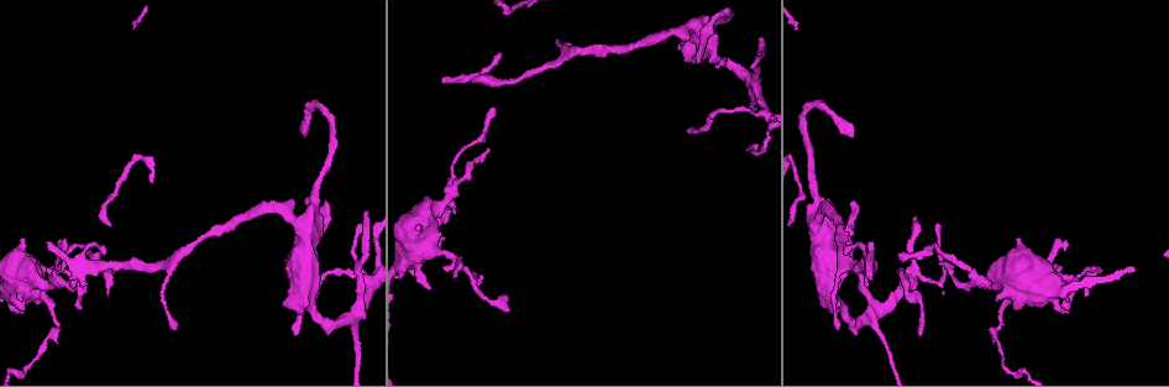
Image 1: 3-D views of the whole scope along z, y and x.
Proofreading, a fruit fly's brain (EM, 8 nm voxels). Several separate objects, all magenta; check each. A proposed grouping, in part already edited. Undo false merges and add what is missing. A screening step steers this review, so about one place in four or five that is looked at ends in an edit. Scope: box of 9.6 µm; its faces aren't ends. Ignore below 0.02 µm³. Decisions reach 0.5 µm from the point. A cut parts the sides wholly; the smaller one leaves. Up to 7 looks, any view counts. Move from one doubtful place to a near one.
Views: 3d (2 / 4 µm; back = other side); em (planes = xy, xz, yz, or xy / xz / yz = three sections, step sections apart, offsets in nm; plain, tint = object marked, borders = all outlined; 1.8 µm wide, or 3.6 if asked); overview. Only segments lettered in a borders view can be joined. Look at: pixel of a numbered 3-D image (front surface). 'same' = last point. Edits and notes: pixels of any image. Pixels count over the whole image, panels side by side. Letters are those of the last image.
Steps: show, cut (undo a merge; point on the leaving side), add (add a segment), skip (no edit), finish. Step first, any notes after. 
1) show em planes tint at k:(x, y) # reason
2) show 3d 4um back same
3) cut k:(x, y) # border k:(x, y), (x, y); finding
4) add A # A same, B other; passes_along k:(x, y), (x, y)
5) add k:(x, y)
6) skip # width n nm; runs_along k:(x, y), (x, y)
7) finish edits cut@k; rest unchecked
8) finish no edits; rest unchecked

show 3d 4um at 1:(700, 59) # free end

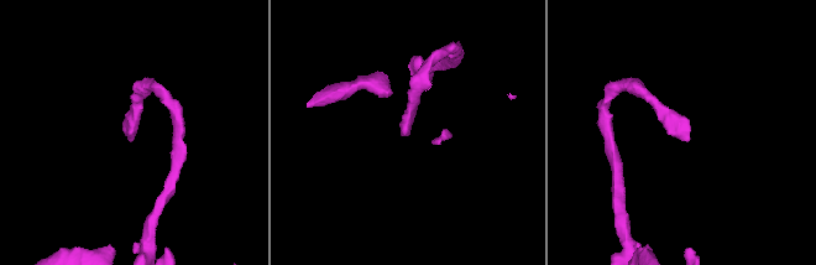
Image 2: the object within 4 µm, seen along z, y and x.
show em planes borders at 2:(130, 140) # shape alone is not enough

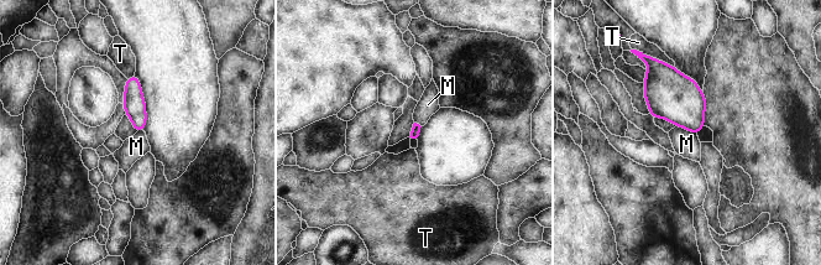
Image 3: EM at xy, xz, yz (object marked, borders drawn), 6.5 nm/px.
skip # longest_contact T 220 nm; M other, T other; border 3:(678, 125), (696, 135); no lettered segment goes on from it

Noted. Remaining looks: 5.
show em 3.6um xz step 4 tint at 1:(871, 313) # sharp bend

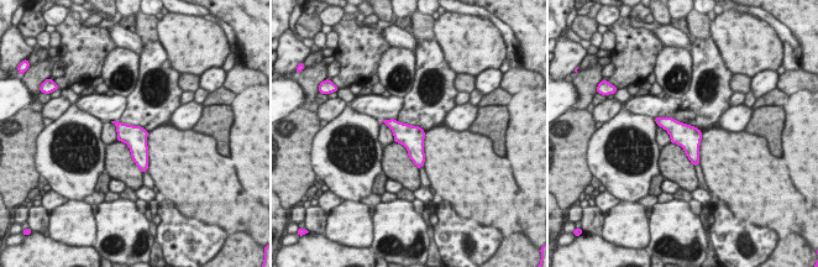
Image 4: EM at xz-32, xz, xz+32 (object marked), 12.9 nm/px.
show em 3.6um planes borders same

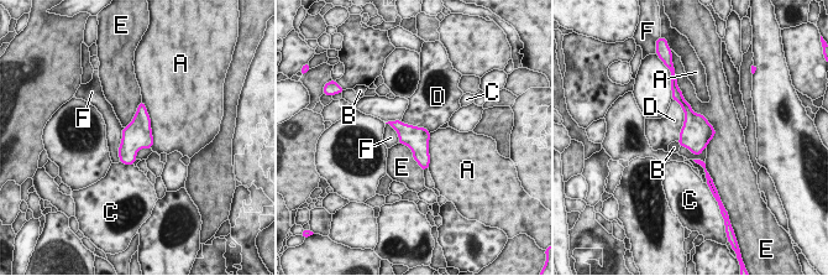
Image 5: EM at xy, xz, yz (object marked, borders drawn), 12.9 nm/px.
skip # width 320 nm; A other, B other, C other, D other, E other, F other; border 5:(682, 95), (714, 130), (707, 146); continuous, no second neuron

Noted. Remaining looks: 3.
show em planes borders at 1:(442, 83) # branch stops here

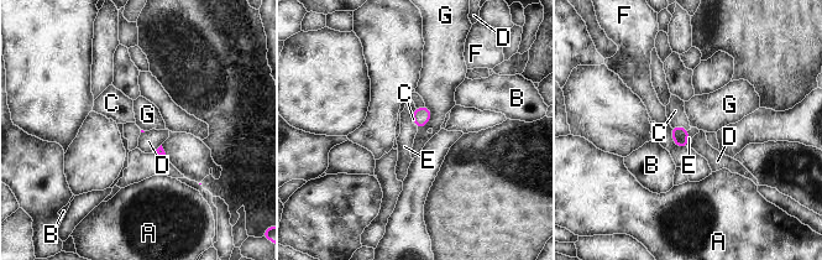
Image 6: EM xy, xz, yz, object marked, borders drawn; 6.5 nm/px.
add C # longest_contact G 170 nm; A other, B other, C same, D other, E other, F other, G other; passes_along 6:(680, 135), (680, 126), (675, 110); the neuron continues

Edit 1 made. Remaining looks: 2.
finish edits add@6; rest unchecked

